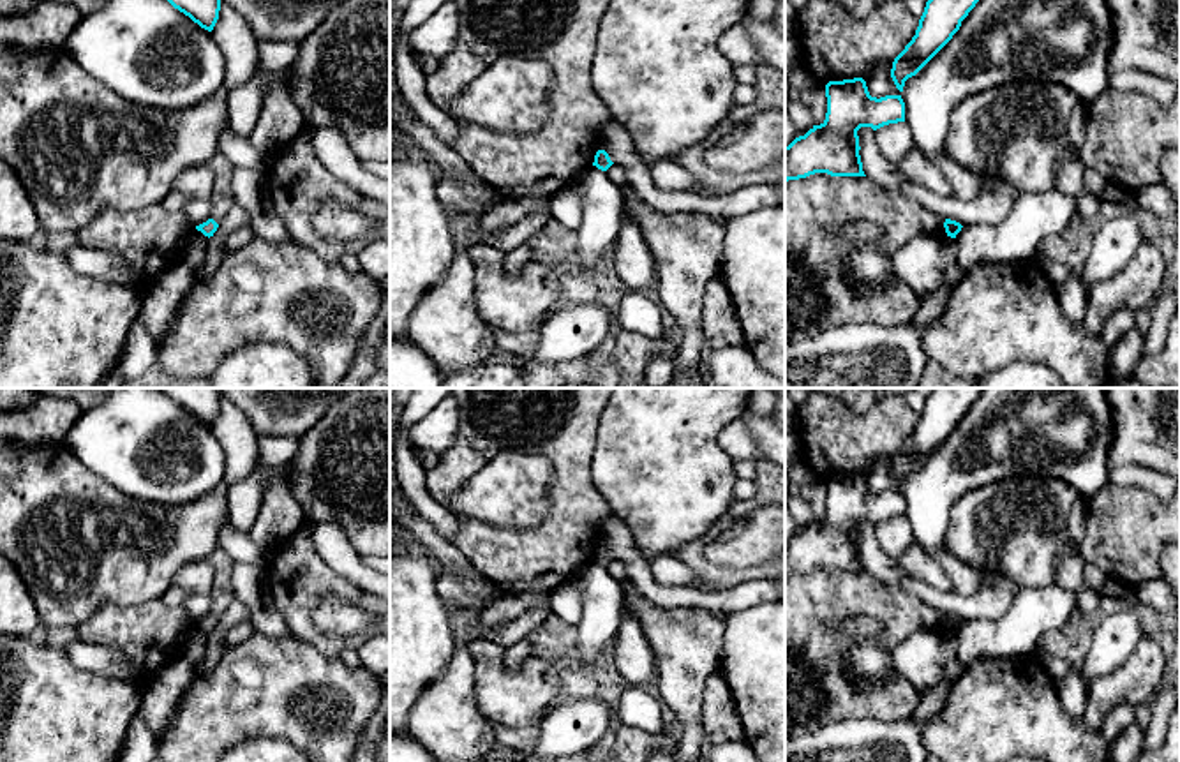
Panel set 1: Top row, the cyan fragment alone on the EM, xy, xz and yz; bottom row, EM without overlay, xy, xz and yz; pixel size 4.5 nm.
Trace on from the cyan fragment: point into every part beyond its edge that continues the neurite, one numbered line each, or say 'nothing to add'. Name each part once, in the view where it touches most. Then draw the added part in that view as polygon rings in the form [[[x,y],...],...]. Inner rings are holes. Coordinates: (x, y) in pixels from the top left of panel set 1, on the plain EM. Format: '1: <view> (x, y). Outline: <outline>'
nothing to add

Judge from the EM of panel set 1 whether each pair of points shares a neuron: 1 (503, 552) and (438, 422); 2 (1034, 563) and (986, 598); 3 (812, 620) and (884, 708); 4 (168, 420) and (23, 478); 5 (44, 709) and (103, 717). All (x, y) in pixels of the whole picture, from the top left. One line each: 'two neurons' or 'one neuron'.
1: two neurons
2: two neurons
3: one neuron
4: two neurons
5: one neuron

